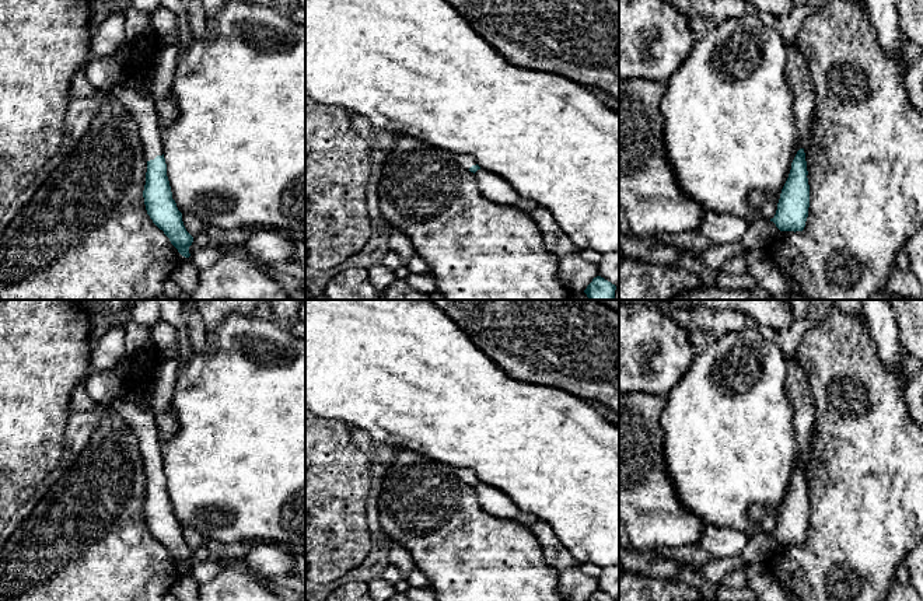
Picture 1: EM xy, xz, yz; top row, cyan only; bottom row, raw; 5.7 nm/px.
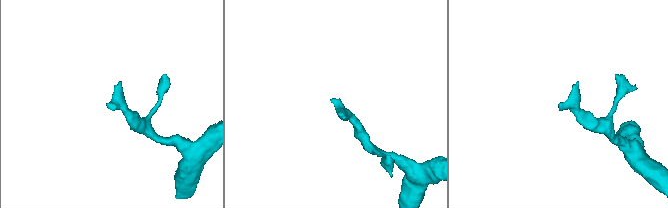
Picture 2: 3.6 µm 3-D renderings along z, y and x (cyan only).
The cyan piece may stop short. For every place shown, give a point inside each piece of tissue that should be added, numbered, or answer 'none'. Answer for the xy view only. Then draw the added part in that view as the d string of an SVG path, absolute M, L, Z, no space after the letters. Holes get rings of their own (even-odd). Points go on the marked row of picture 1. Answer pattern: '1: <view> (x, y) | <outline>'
1: xy (133, 94) | M123 73L112 94L132 113L139 126L139 136L146 161L164 154L160 120L147 81Z

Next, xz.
1: xz (465, 161) | M457 154L455 160L459 167L462 167L464 170L468 170L468 171L472 165L478 164L472 156L465 156L465 154Z

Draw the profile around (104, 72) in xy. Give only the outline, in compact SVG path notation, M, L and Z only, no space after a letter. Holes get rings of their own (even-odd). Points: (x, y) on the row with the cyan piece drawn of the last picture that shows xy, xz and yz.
M115 55L91 56L84 71L95 90L112 90L125 73Z

